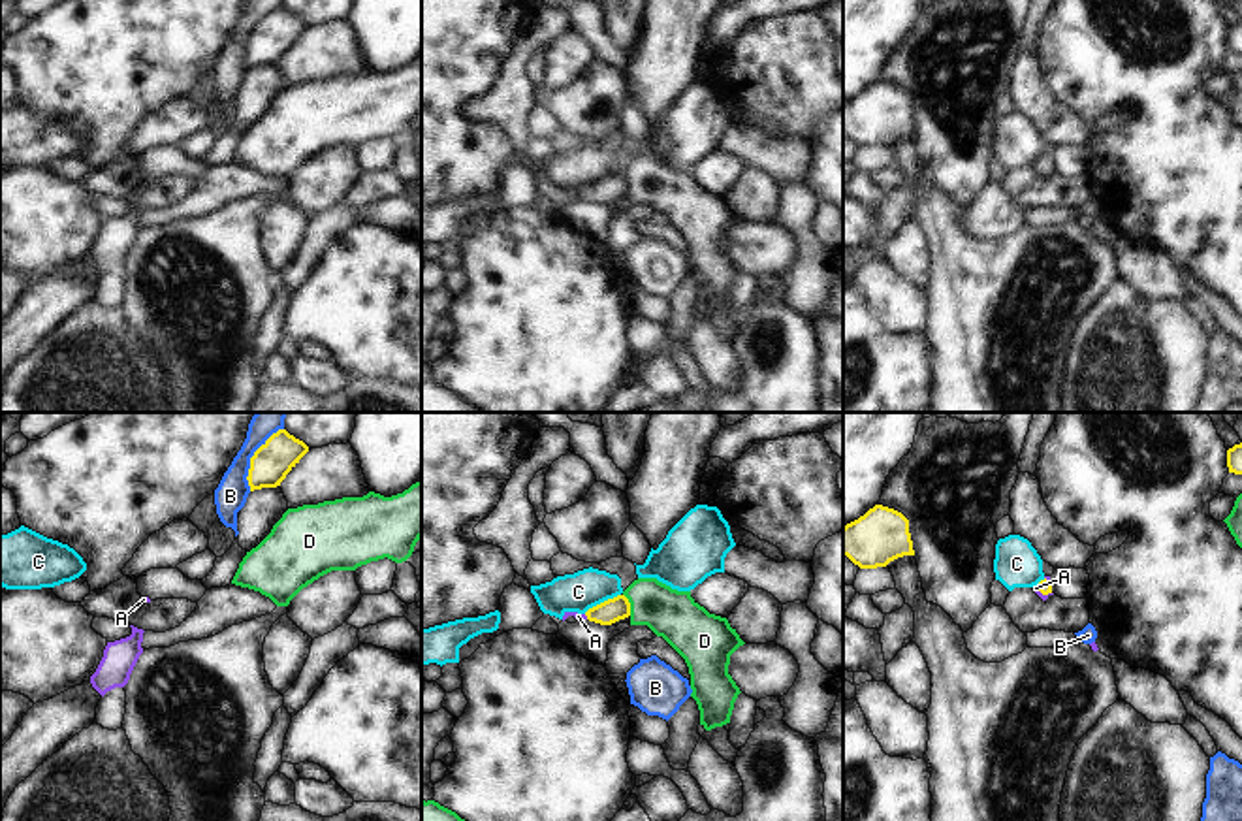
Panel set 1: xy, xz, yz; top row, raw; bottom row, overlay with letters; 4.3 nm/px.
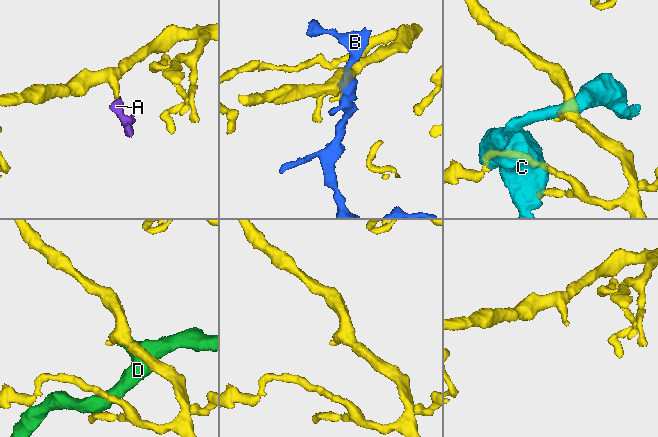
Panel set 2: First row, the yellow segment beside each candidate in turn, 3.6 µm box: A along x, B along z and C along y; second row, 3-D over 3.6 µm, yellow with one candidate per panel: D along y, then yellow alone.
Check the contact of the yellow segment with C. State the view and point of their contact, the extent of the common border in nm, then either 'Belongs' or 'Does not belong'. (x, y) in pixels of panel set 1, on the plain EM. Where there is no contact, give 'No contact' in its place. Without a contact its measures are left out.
Touches yellow at xz (601, 181). Shared border 180 nm. Does not belong.

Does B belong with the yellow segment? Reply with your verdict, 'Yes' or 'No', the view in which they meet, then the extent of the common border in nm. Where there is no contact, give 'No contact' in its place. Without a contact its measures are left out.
No. Touches yellow in xy. Shared border 300 nm.

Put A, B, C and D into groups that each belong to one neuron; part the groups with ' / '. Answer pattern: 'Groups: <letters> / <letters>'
Groups: A / B / C / D.

